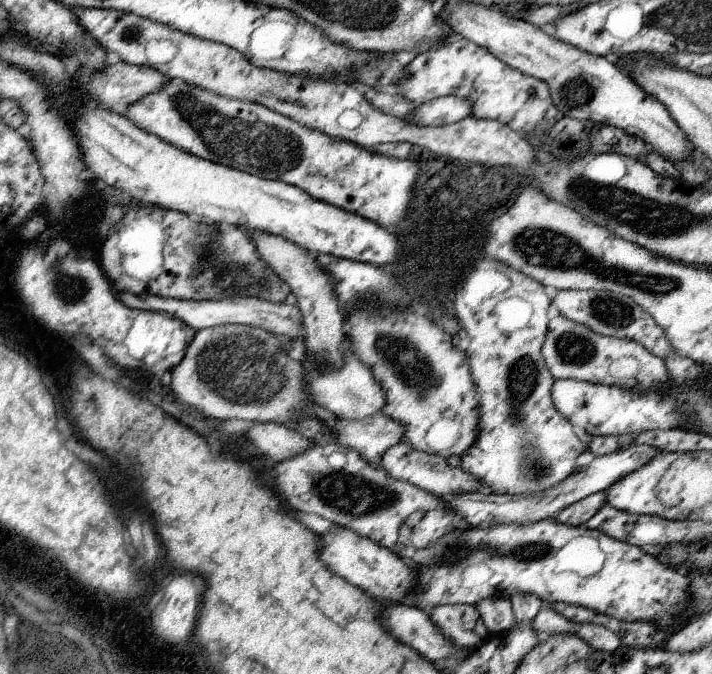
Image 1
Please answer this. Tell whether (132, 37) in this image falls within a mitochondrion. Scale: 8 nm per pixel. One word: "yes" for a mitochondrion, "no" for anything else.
yes

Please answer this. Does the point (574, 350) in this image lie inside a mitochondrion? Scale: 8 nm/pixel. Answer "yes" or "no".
yes

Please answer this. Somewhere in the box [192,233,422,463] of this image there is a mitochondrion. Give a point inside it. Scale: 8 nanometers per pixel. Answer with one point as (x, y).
(239, 370)

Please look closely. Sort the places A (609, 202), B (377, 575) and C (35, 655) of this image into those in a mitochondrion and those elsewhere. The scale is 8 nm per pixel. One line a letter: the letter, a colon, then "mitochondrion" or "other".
A: mitochondrion
B: other
C: mitochondrion

